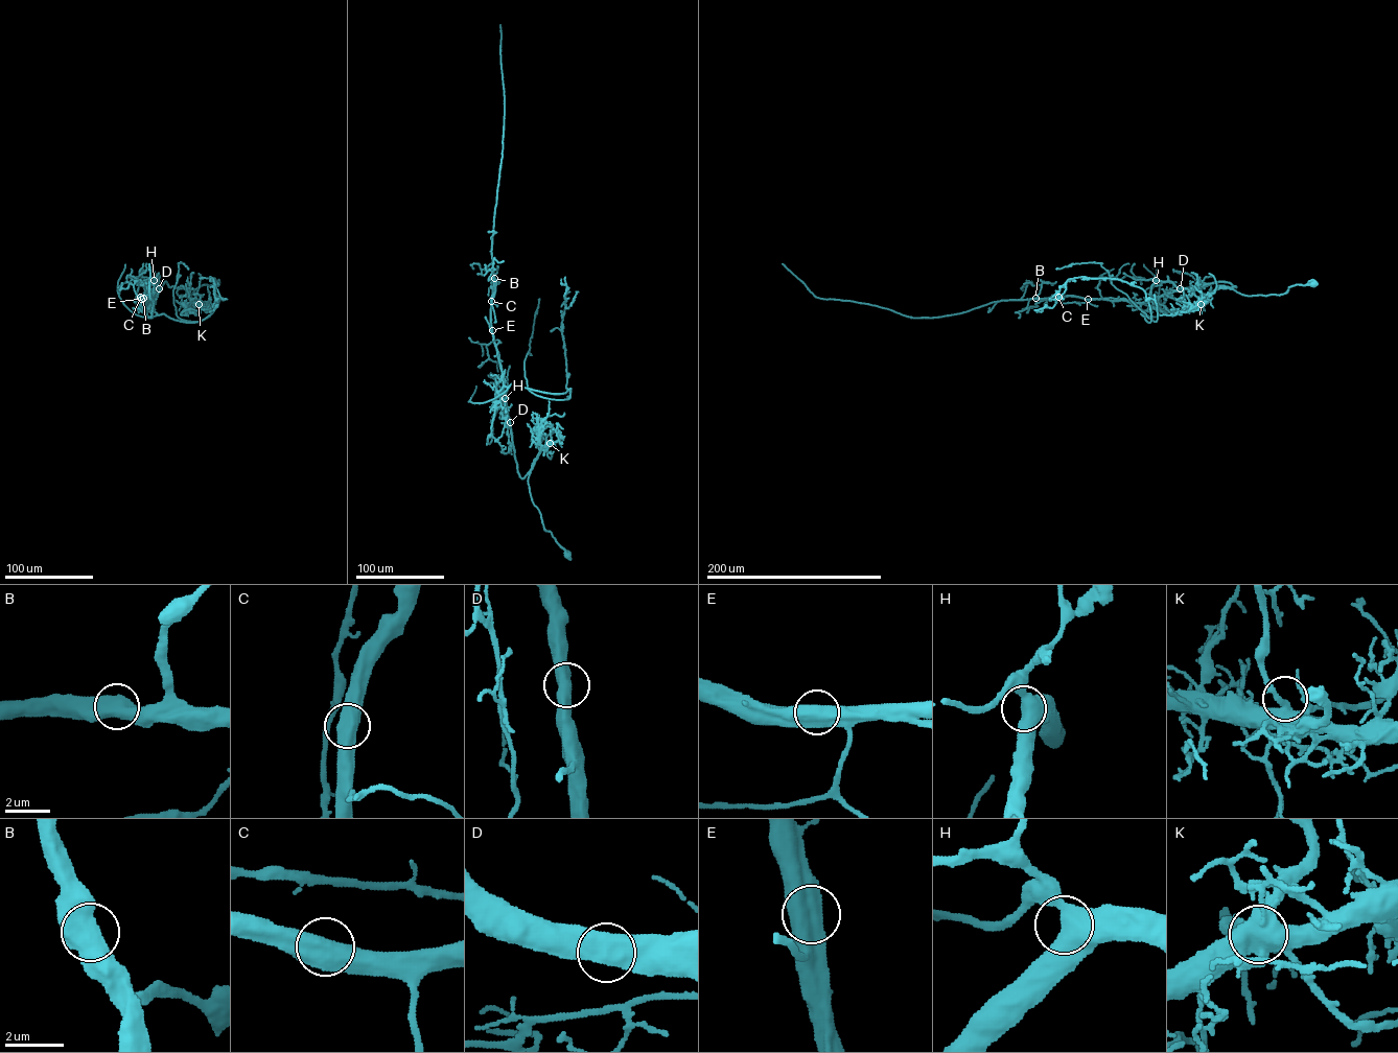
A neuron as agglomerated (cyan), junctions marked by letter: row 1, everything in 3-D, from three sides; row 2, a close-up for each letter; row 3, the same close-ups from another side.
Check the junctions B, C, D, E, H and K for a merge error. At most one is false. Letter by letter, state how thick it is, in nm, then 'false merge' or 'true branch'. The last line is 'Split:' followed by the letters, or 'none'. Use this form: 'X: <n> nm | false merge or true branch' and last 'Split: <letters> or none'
B: 600 nm | true branch
C: 600 nm | true branch
D: 600 nm | true branch
E: 700 nm | false merge
H: 600 nm | true branch
K: 420 nm | true branch
Split: E

